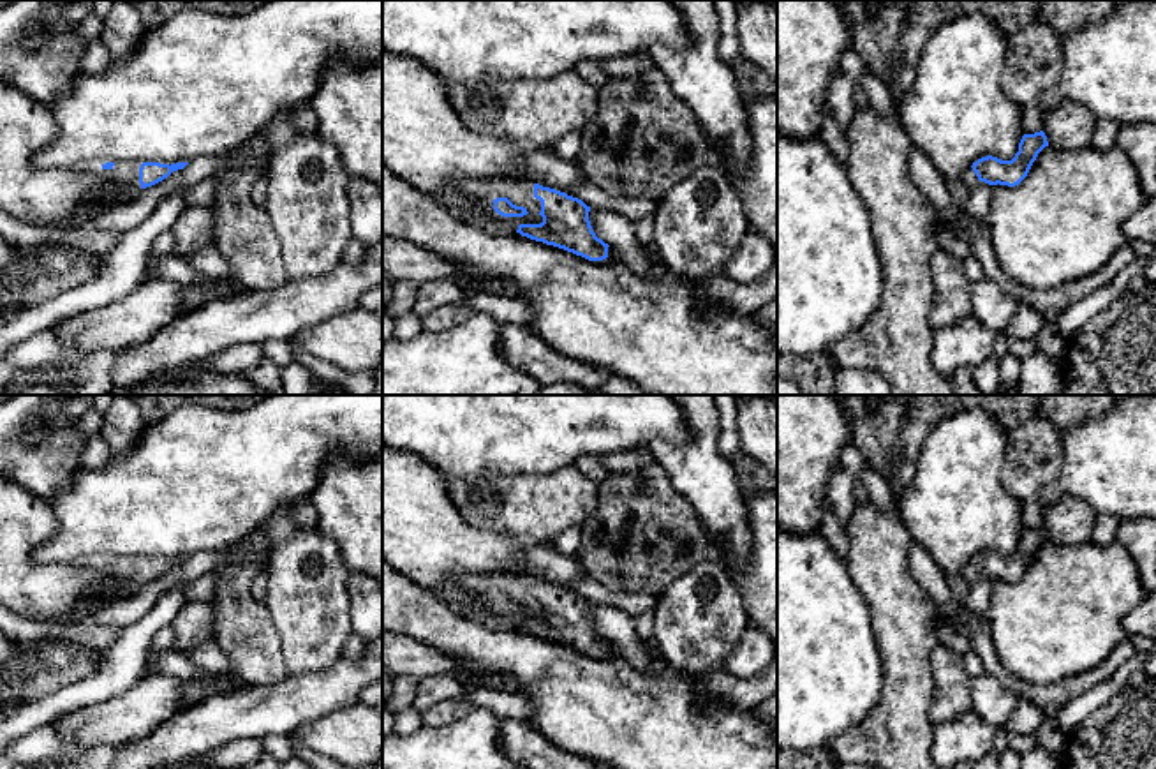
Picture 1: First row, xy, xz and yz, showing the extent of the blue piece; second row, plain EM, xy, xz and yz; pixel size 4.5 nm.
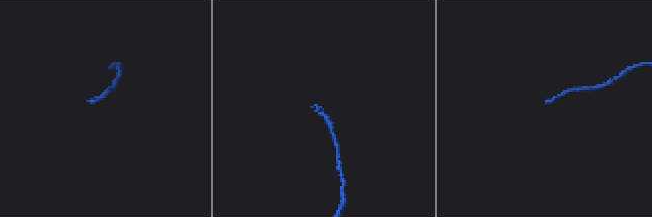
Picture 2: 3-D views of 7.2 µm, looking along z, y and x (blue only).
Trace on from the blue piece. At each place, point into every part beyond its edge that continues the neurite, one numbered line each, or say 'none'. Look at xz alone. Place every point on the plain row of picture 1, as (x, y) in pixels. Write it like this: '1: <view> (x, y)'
1: xz (520, 588)

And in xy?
1: xy (125, 570)

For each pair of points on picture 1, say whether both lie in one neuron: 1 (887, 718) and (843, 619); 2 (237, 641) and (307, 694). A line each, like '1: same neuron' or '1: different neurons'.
1: different neurons
2: different neurons

